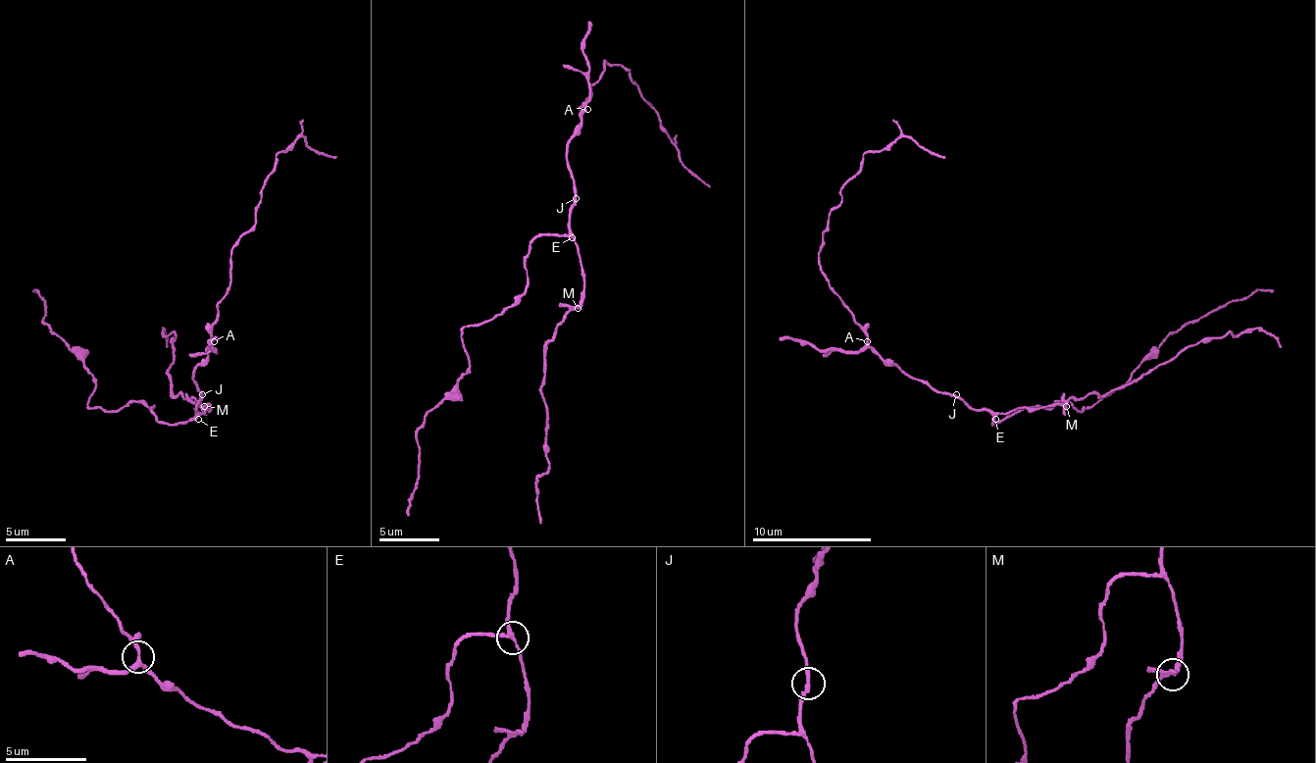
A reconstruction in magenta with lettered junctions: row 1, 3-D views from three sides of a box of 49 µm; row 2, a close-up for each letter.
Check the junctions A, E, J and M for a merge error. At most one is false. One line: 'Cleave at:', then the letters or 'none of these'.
Cleave at: M

